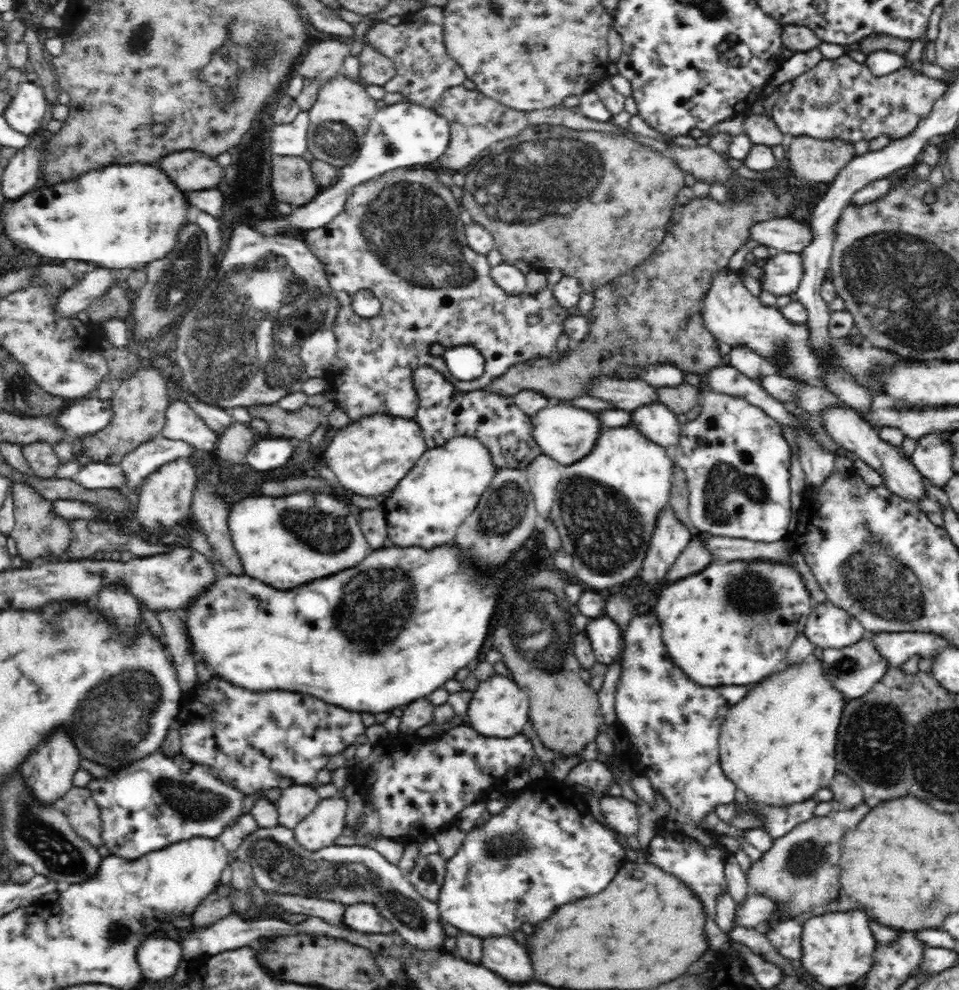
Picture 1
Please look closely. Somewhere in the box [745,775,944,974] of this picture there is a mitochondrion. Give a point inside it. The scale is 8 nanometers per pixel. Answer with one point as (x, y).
(803, 858)

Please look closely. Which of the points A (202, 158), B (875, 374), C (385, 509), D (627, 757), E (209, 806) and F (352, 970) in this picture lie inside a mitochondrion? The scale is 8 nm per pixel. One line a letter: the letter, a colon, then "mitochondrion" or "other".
A: other
B: other
C: other
D: other
E: mitochondrion
F: other

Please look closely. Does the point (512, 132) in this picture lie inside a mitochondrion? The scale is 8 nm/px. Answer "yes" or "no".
yes

